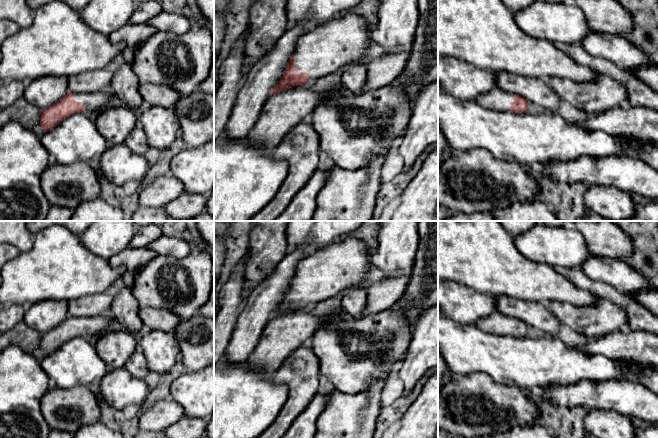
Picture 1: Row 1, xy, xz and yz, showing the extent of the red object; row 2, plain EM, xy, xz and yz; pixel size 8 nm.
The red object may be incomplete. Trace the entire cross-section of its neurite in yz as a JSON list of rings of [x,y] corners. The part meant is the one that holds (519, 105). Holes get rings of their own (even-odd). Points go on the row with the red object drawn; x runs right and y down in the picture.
[[[499,87],[492,89],[488,93],[479,95],[475,101],[486,109],[515,114],[527,112],[529,103],[525,98],[506,92]]]

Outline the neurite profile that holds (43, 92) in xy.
[[[44,76],[26,83],[23,98],[44,110],[61,100],[68,92],[67,76]]]

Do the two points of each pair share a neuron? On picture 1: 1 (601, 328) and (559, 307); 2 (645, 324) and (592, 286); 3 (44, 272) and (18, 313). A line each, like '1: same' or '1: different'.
1: same
2: same
3: different

